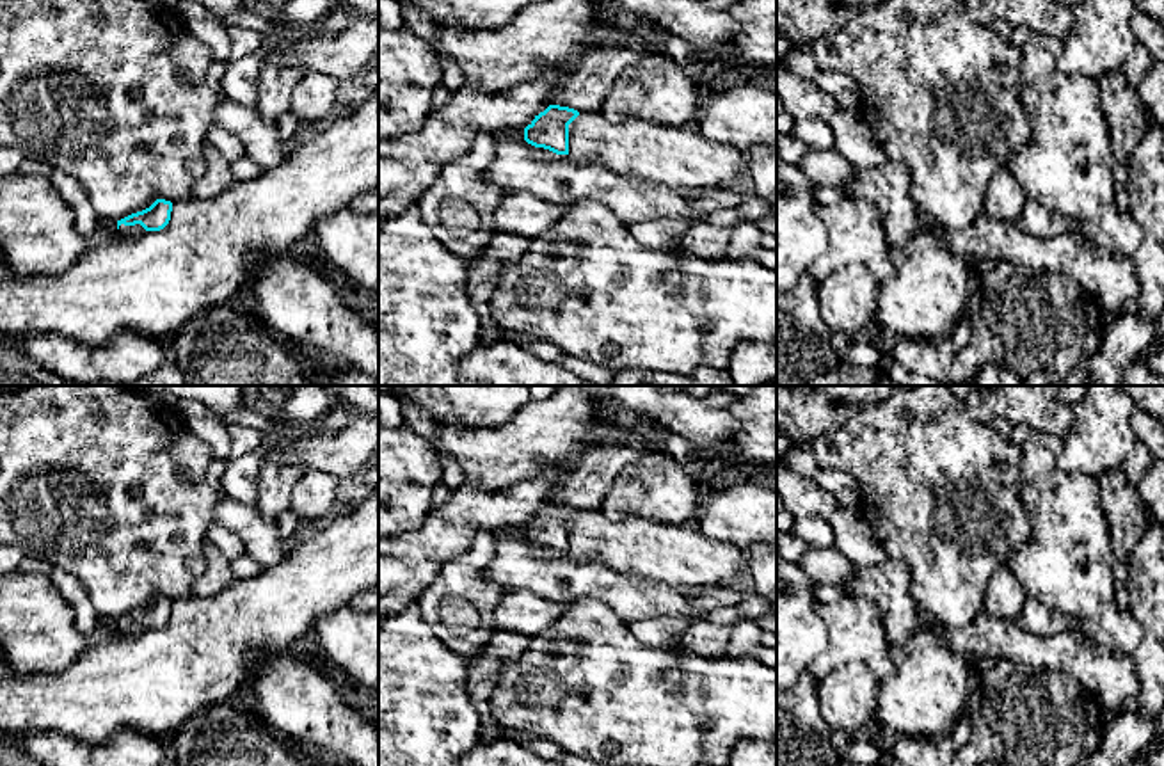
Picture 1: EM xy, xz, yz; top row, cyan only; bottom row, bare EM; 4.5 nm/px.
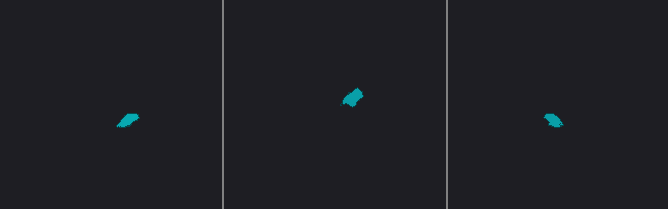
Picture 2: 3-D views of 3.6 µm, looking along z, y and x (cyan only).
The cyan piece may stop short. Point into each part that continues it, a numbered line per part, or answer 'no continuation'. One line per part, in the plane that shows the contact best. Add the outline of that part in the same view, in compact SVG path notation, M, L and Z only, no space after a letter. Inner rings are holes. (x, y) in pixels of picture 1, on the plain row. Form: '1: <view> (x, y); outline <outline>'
1: xy (125, 630); outline M121 622L119 627L116 629L116 633L119 633L123 636L130 636L130 634L140 633L144 629L146 627L140 622L135 622L135 624L124 624L124 622Z
2: xz (583, 487); outline M626 430L618 441L592 444L576 467L563 476L551 503L569 505L579 512L599 512L620 471L658 448L656 441Z

